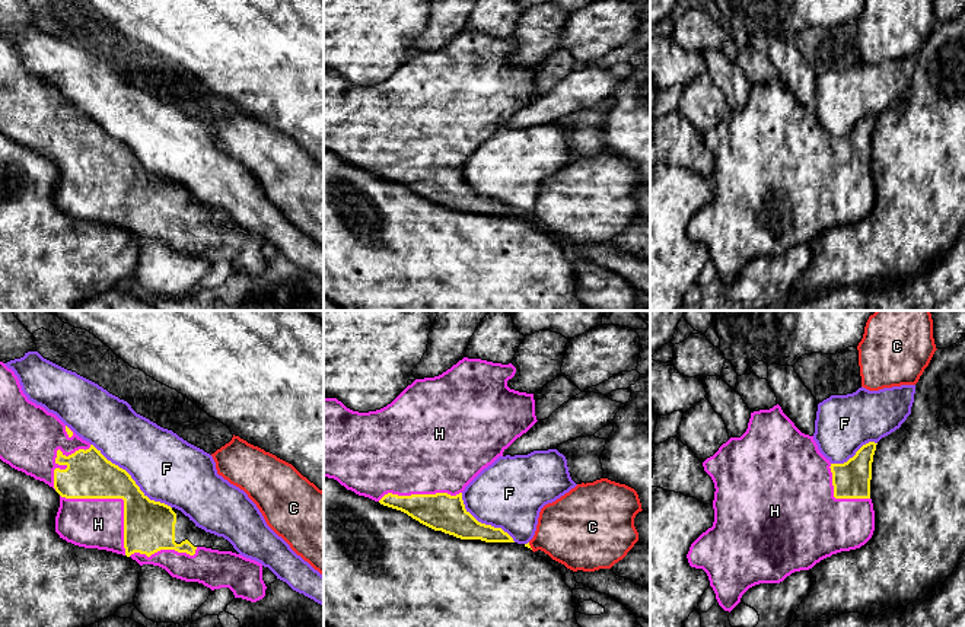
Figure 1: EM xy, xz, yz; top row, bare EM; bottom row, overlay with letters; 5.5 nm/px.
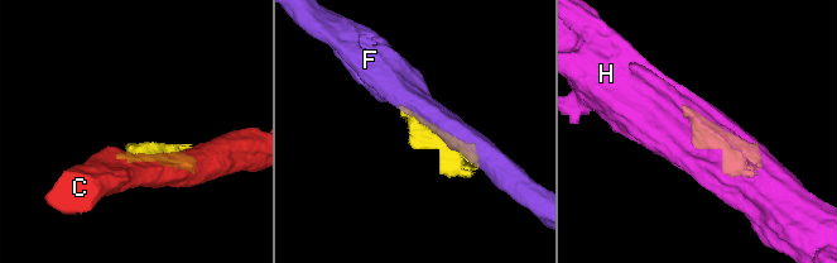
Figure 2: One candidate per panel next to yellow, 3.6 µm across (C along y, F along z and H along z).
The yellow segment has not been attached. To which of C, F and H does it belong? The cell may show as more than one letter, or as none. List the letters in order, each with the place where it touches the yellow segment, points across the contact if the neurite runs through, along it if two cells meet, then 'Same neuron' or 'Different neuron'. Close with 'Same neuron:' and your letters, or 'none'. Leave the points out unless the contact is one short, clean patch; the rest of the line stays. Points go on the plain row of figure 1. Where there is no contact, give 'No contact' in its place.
C: Touches yellow at xz (529, 219). Boundary: xz (528, 216), (532, 222). Different neuron
F: Touches yellow at xy (131, 152). Different neuron
H: Touches yellow at xy (118, 171). Same neuron
Same neuron: H

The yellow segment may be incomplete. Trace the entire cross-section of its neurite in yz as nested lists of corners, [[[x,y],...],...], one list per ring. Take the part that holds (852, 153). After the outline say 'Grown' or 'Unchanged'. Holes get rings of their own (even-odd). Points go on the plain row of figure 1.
[[[777,77],[770,83],[751,86],[746,105],[730,111],[703,136],[714,156],[714,195],[689,220],[691,241],[703,242],[719,279],[732,284],[742,268],[759,257],[780,257],[794,245],[809,244],[821,233],[864,219],[875,204],[875,184],[870,172],[875,115],[863,118],[844,137],[831,137],[818,122],[813,109],[802,106]]]. Grown

